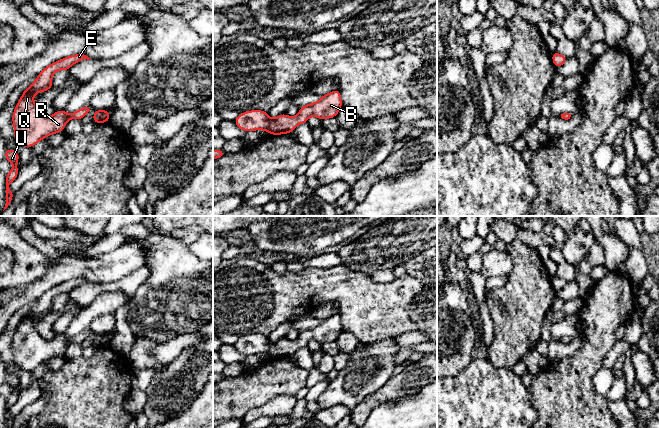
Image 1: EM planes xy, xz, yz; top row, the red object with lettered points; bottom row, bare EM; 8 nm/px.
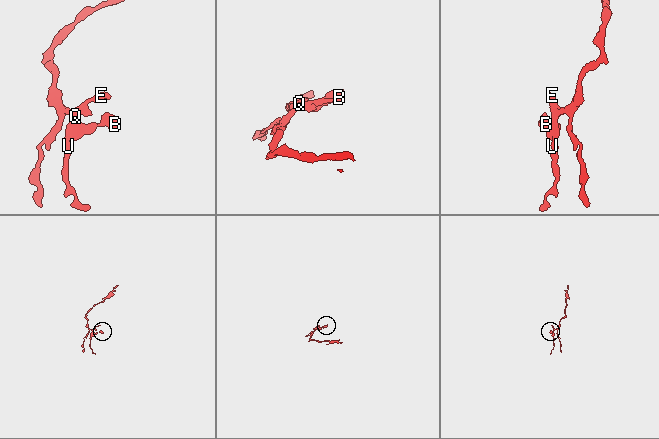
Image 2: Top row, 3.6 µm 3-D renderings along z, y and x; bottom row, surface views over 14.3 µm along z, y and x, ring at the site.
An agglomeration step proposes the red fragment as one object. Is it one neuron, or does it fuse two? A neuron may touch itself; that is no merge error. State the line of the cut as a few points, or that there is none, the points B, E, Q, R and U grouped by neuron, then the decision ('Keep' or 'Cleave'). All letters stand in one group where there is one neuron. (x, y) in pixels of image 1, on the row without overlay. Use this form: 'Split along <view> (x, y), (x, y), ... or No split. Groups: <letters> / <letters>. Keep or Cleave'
No split. Groups: B E Q R U. Keep

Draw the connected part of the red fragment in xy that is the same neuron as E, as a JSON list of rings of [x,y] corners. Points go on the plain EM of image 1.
[[[84,278],[71,279],[54,286],[38,298],[32,309],[25,313],[13,336],[14,363],[24,371],[33,371],[46,360],[62,356],[70,343],[82,344],[93,332],[87,329],[73,338],[67,338],[64,334],[55,336],[47,341],[39,335],[33,324],[33,319],[52,313],[52,299],[62,293],[67,295],[76,286],[91,283]]]

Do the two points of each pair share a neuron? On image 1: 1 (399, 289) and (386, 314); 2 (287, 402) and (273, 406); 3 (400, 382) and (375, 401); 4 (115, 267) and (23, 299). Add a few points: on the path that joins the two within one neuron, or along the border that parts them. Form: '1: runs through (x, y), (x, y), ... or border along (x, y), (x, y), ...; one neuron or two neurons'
1: runs through (398, 295), (386, 308); one neuron
2: runs through (284, 404), (276, 406); one neuron
3: runs through (394, 388), (381, 396); one neuron
4: runs through (92, 269), (76, 269), (62, 272), (46, 282); one neuron

